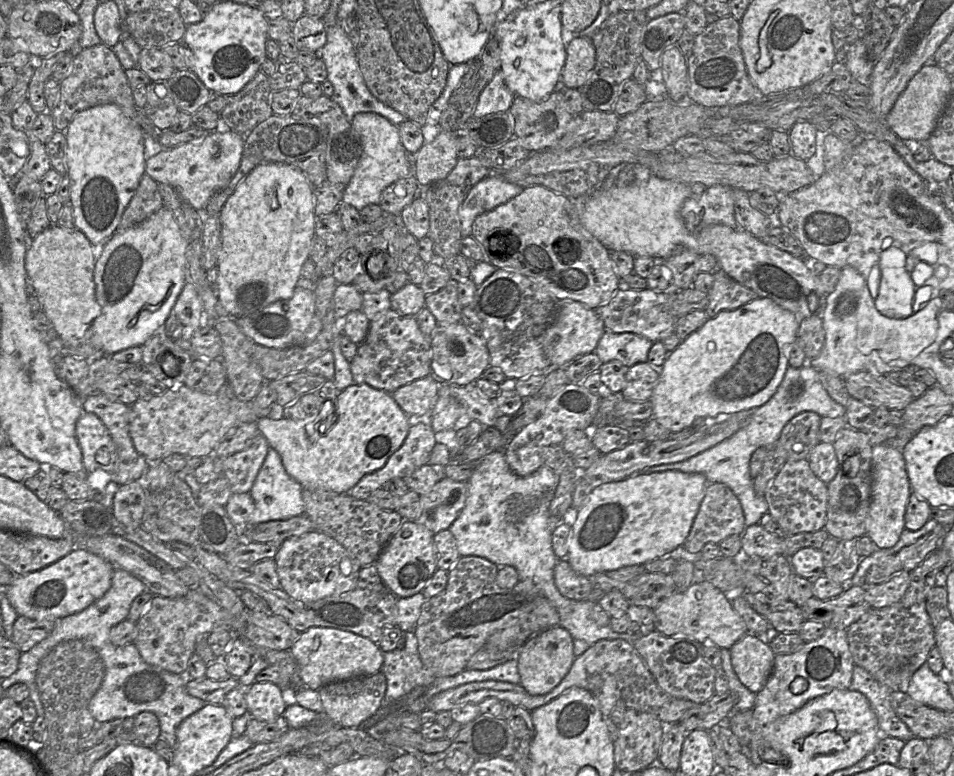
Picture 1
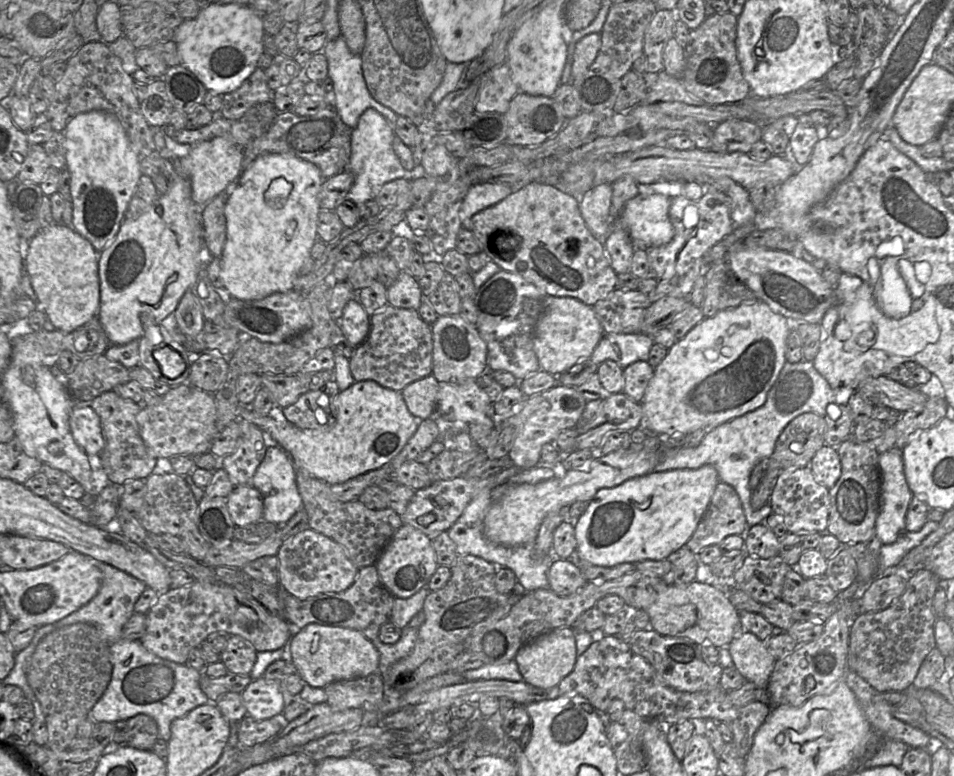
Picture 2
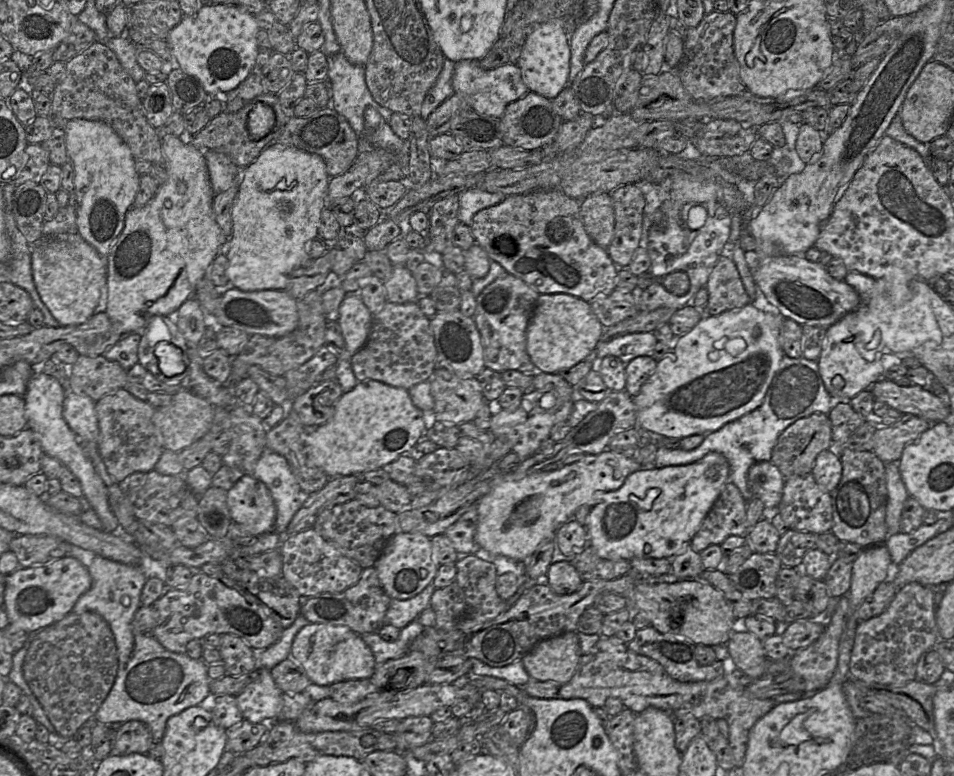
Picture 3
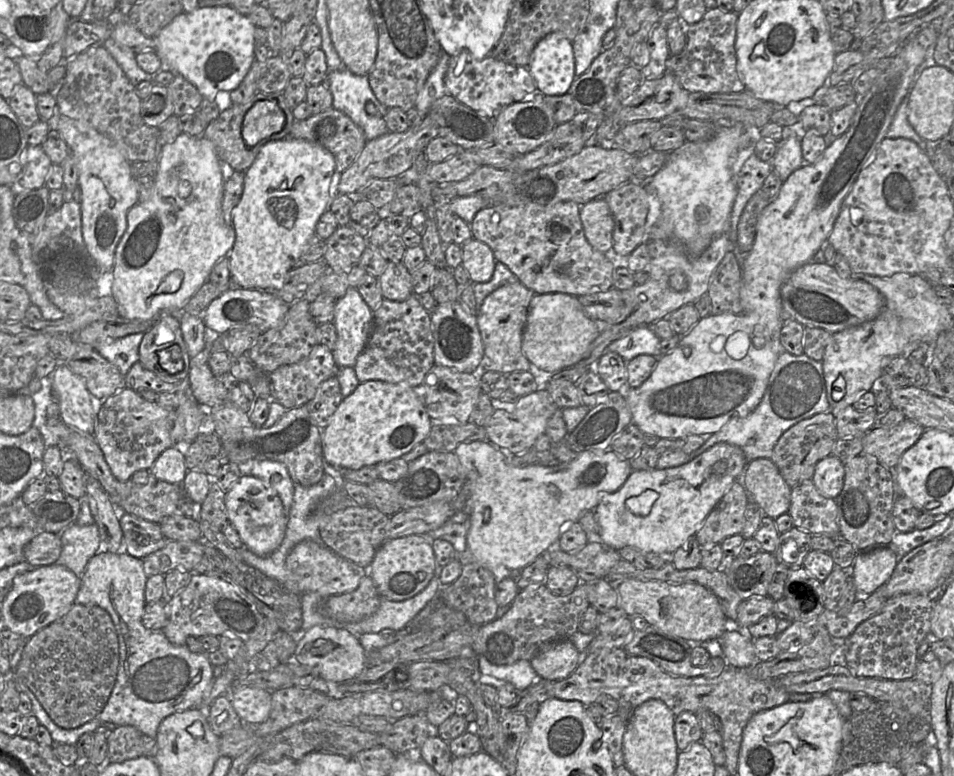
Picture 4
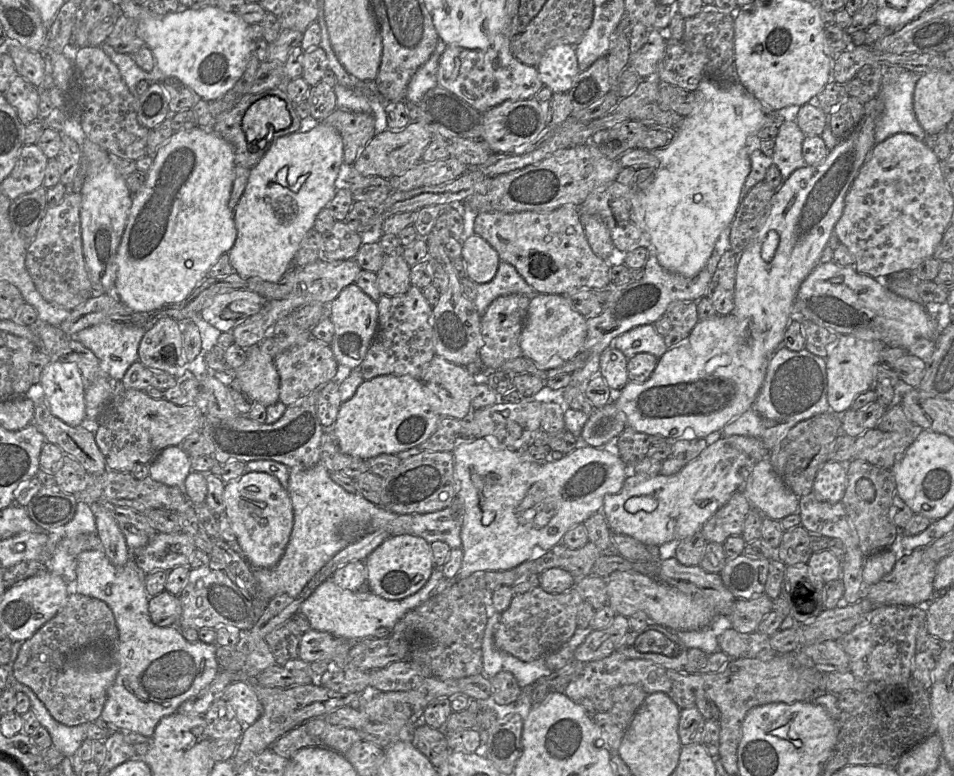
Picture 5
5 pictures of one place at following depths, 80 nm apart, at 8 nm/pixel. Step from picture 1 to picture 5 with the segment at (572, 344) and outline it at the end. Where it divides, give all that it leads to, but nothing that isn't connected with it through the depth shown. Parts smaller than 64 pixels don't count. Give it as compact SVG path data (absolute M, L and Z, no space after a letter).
M534 295L530 299L524 326L520 335L522 355L541 366L546 365L553 357L559 357L564 362L573 359L583 351L587 334L586 320L570 305L563 295Z

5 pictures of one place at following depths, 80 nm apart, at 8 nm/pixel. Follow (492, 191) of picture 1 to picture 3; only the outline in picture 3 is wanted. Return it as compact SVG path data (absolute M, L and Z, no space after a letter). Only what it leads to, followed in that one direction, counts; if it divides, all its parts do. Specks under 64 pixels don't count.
M479 187L466 189L459 196L459 222L470 226L473 217L482 209L497 205L505 200L507 196L502 193L491 193Z

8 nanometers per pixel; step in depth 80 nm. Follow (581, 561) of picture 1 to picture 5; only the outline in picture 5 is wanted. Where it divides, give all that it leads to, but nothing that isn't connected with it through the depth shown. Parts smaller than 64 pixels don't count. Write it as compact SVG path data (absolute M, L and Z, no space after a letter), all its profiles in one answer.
M733 435L710 441L706 448L693 461L687 463L674 475L661 474L647 476L629 473L621 490L606 495L601 513L612 533L631 536L646 546L672 546L696 532L721 508L730 497L742 490L752 468L763 459L769 459L770 450L754 437Z

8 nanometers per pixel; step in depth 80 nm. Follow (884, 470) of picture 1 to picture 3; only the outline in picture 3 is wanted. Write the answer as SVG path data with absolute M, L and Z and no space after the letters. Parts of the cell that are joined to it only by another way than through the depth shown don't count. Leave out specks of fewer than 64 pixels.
M898 462L885 463L885 473L888 494L885 522L888 536L891 536L900 532L901 514L909 494L902 481Z

